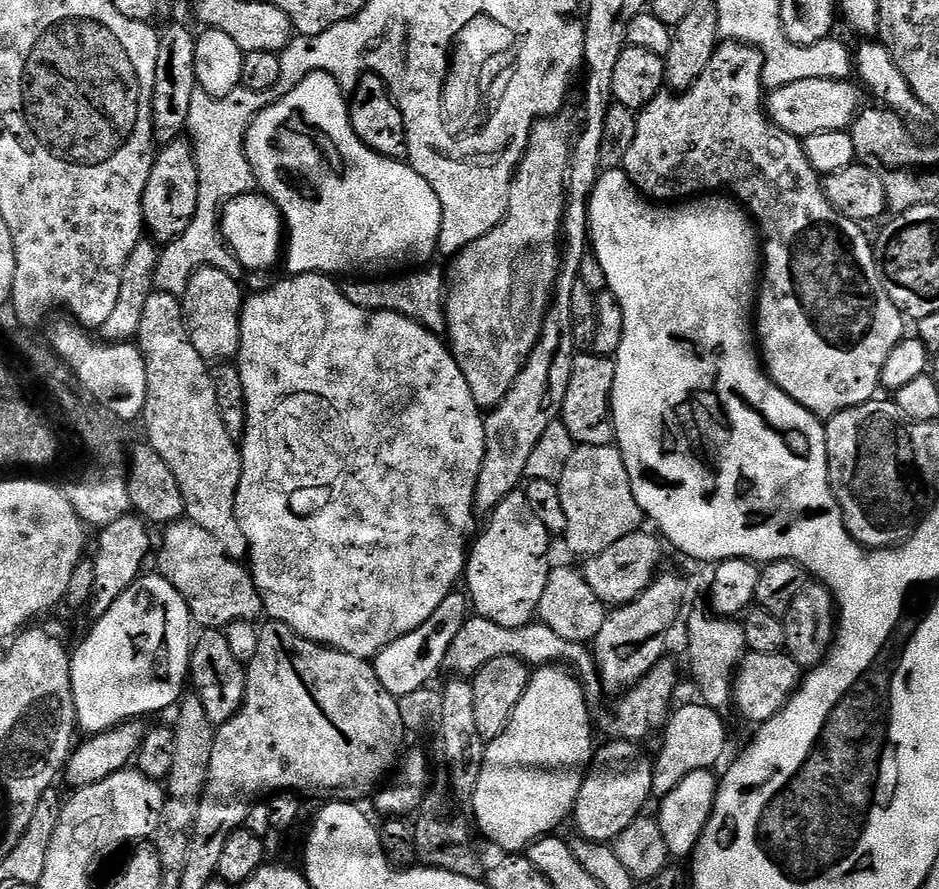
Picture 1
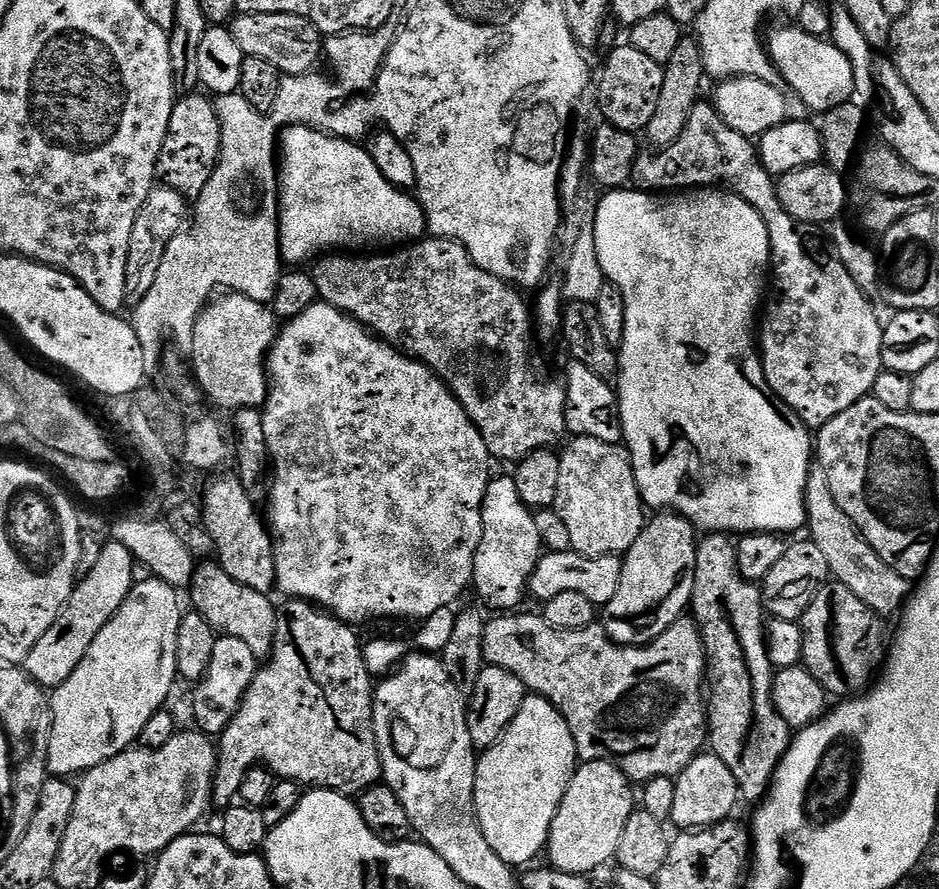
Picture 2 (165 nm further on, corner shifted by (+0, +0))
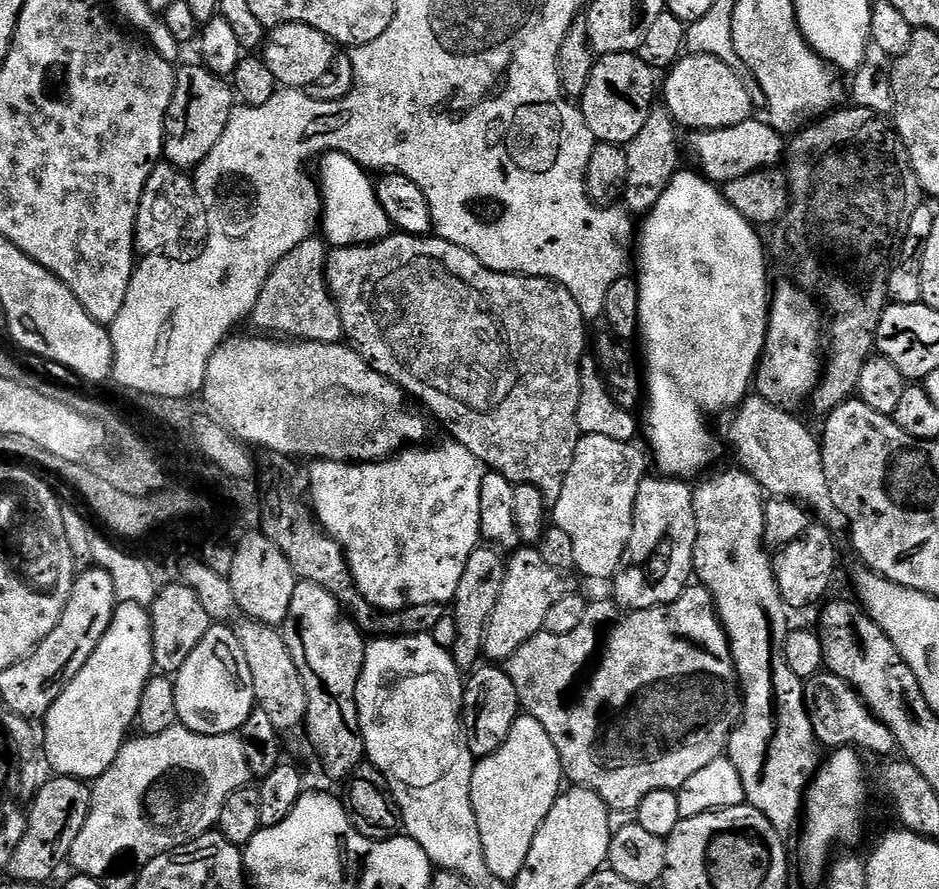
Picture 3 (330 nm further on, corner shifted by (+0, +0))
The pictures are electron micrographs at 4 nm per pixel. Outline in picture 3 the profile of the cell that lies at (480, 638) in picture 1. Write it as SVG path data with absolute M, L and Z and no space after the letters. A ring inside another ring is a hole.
M689 586L684 589L684 593L677 600L662 606L654 606L653 608L634 608L627 609L620 607L619 604L608 600L592 600L589 603L586 614L582 614L582 622L579 623L575 630L570 630L570 634L550 634L549 632L540 631L537 636L531 636L526 642L522 642L522 646L518 646L518 650L514 650L514 654L506 662L506 671L510 682L514 682L514 690L518 690L518 698L520 699L521 709L527 715L538 718L538 722L542 722L542 727L546 729L546 734L550 734L550 742L554 742L554 750L558 750L558 758L560 765L564 767L564 775L571 781L573 785L581 788L589 788L594 790L594 794L598 794L598 798L602 798L602 802L606 802L606 806L613 813L628 812L635 813L636 807L642 802L642 798L646 798L646 794L650 794L654 790L670 790L676 792L690 777L698 774L698 770L702 770L702 766L710 766L710 762L721 759L727 753L728 739L732 736L740 722L740 713L742 711L742 693L736 678L736 667L732 661L732 651L728 645L728 636L724 633L724 628L720 625L720 617L716 615L716 607L712 601L712 596L704 589L703 586Z

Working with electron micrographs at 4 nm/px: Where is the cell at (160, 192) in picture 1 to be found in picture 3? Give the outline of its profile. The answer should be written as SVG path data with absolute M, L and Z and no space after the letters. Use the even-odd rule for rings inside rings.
M203 63L188 64L175 69L174 94L170 98L168 113L164 119L164 155L167 163L175 168L194 170L218 146L226 122L234 107L234 93L231 83L223 76L216 76Z

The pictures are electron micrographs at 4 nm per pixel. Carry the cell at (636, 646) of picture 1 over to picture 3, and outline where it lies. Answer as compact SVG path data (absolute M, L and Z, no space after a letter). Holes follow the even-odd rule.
M649 475L638 486L630 542L622 554L619 570L610 581L615 603L629 610L674 602L689 587L694 576L692 547L696 519L692 505L693 489L687 488L683 479L655 475Z

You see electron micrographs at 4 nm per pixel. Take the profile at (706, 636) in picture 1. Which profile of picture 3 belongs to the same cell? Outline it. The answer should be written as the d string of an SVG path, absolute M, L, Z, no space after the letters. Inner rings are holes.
M733 466L725 472L720 472L717 476L705 475L699 481L700 485L695 485L692 493L692 505L694 506L694 518L696 519L696 537L694 538L694 546L692 547L692 570L695 579L709 592L712 601L716 607L716 615L720 617L720 625L724 628L724 633L728 636L728 645L732 651L732 661L736 667L736 678L742 693L742 711L740 713L740 722L737 724L732 736L728 739L727 759L731 760L734 770L738 770L738 778L742 778L742 790L744 791L744 799L747 803L754 806L754 810L758 810L762 814L766 814L766 822L770 822L770 826L774 826L774 830L778 830L778 834L785 842L791 841L801 831L802 813L806 808L806 793L808 785L812 783L815 775L820 770L822 763L822 745L816 739L814 734L814 726L810 726L810 718L806 714L806 706L804 705L804 681L798 678L798 674L794 674L794 670L790 670L790 666L786 662L786 654L784 647L786 646L786 638L790 631L790 623L788 624L789 609L786 607L783 598L780 597L780 591L776 585L774 578L774 570L772 569L773 557L770 555L769 549L764 546L764 501L766 493L760 487L760 483L743 468Z

